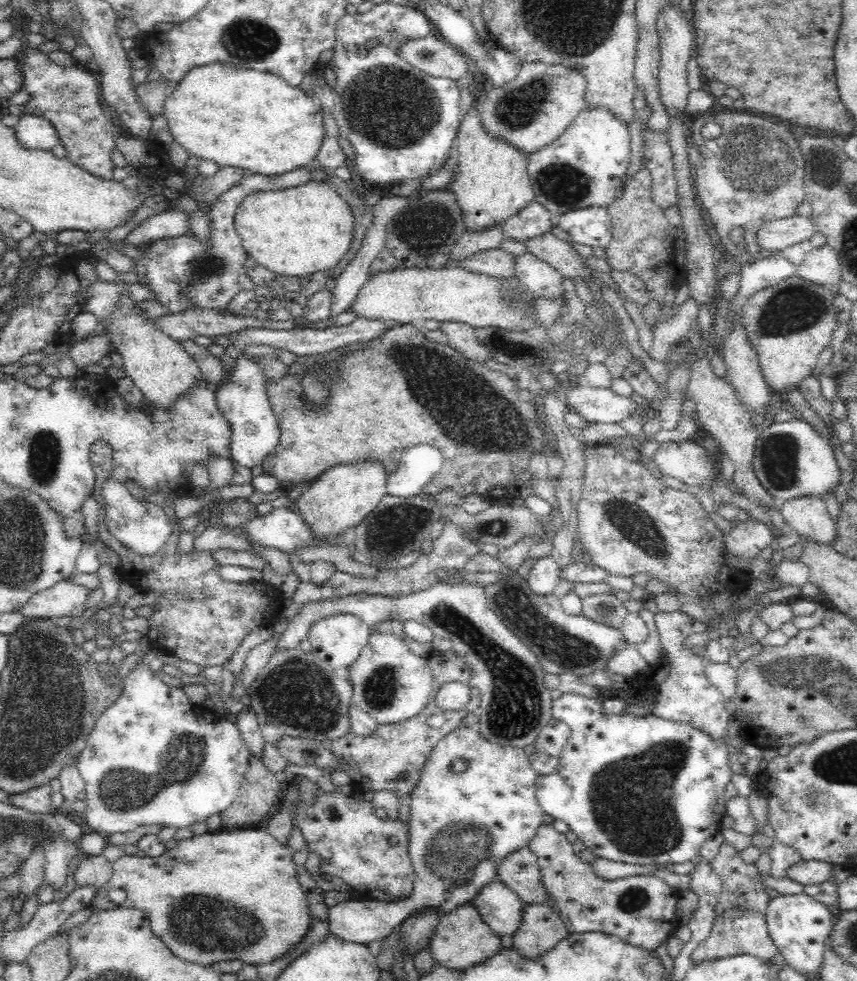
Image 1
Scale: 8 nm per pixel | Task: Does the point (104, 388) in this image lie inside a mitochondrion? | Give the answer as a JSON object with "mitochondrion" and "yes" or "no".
{"mitochondrion":"no"}

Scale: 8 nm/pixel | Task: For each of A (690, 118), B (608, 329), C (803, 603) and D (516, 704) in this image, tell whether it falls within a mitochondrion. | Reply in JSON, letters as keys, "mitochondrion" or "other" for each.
{"A":"other","B":"other","C":"other","D":"mitochondrion"}

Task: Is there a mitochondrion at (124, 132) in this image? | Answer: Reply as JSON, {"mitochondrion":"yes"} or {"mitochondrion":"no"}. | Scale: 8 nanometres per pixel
{"mitochondrion":"no"}

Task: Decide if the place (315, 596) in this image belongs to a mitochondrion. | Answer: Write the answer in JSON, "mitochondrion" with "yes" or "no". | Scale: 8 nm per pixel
{"mitochondrion":"no"}

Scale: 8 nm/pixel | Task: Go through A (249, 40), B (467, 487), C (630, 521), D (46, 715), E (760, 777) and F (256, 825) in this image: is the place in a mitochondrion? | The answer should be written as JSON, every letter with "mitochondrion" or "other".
{"A":"mitochondrion","B":"other","C":"mitochondrion","D":"mitochondrion","E":"other","F":"other"}

